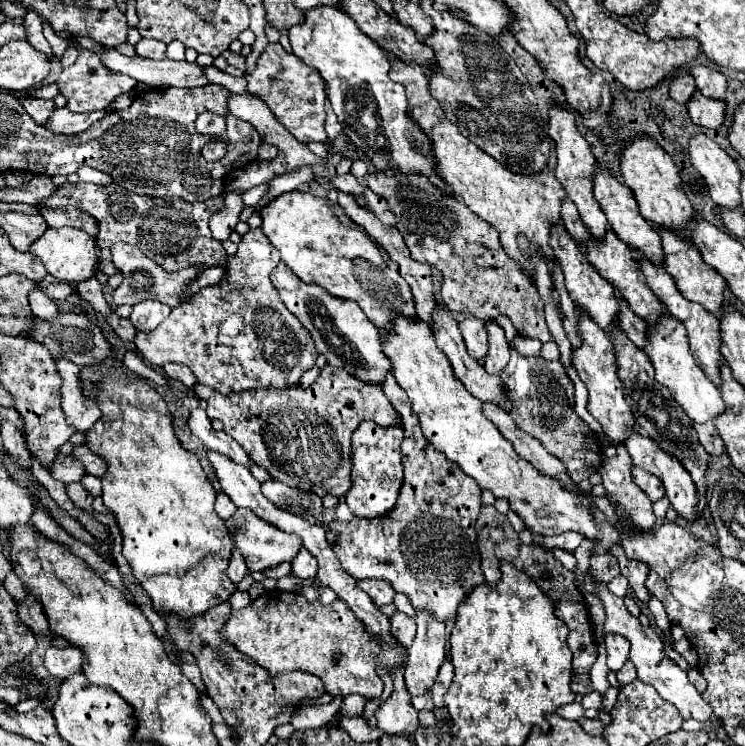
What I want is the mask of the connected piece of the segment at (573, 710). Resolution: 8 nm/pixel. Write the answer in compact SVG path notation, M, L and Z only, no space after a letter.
M571 702L571 704L563 704L557 708L557 714L561 718L569 718L569 720L579 720L583 716L583 706L577 704L577 702Z

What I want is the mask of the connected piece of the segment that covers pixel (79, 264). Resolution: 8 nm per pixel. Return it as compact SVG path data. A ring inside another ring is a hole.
M63 226L63 228L47 228L33 242L33 248L29 248L29 252L33 252L33 256L37 256L45 264L45 268L47 268L47 272L51 276L55 276L61 282L69 282L69 284L77 284L77 282L87 280L89 276L95 274L97 264L99 264L95 240L89 234L85 234L83 230L69 228L69 226Z

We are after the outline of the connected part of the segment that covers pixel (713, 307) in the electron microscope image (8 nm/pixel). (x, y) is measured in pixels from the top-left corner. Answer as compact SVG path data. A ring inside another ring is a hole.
M655 228L661 234L663 240L663 268L675 278L679 292L689 298L691 302L701 304L709 312L713 312L717 318L721 316L721 306L725 302L725 280L709 268L701 260L701 252L695 248L695 244L689 244L689 240L681 240L681 236L673 236L673 232L661 232L661 228Z

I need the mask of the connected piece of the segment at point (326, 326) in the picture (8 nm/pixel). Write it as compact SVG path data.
M279 264L271 272L271 280L287 310L293 312L309 330L317 352L327 358L329 366L345 368L349 374L365 382L381 384L385 380L385 374L391 370L391 362L381 350L379 330L369 322L361 308L357 308L357 304L349 300L337 300L335 296L329 296L321 286L297 280L293 270L289 270L285 264Z

